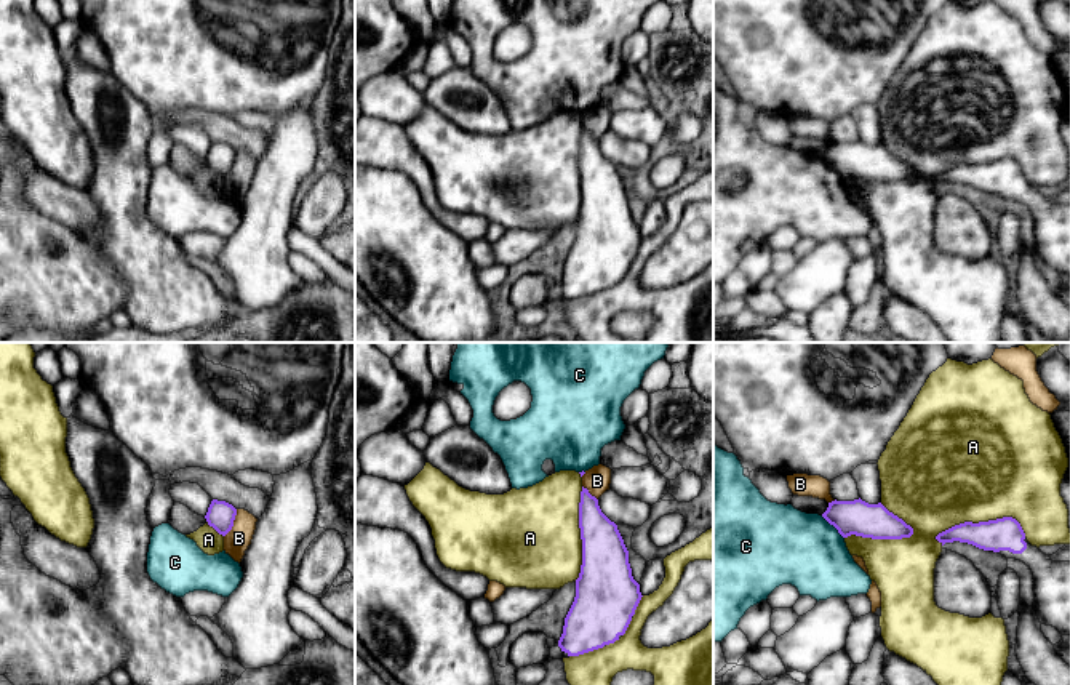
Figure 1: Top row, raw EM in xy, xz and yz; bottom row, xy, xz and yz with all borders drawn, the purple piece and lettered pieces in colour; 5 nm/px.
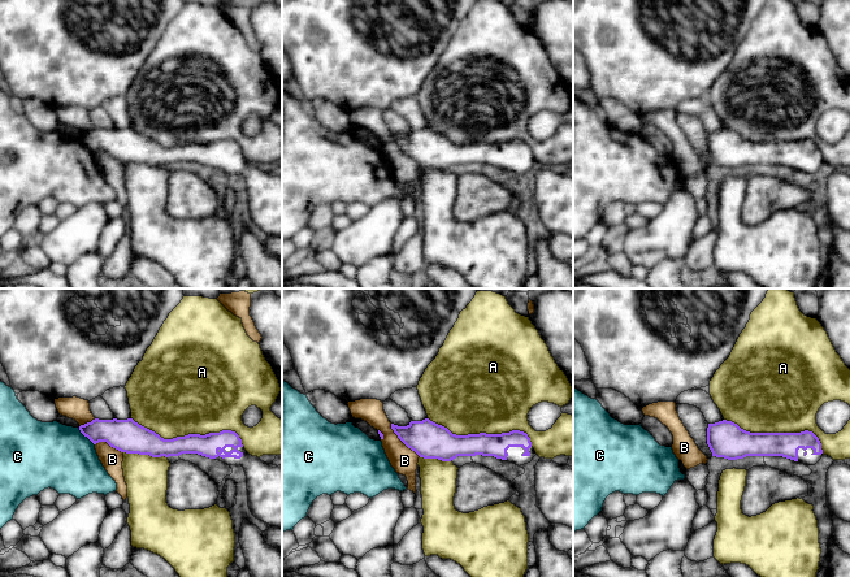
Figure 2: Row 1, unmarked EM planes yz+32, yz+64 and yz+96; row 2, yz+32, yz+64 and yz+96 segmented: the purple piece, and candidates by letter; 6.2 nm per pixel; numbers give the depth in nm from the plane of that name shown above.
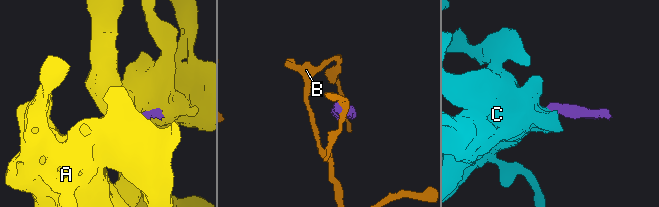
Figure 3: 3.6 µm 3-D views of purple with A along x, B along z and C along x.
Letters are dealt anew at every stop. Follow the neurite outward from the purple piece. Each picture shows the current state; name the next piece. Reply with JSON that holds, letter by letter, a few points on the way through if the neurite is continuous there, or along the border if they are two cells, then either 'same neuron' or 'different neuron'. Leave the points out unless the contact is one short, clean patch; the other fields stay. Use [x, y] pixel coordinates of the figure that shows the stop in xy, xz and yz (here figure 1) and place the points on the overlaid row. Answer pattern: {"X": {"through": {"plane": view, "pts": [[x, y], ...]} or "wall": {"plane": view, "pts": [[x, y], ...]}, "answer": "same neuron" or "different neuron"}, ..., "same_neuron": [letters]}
{"A": {"answer": "different neuron"}, "B": {"wall": {"plane": "xy", "pts": [[237, 509], [234, 525], [224, 536]]}, "answer": "different neuron"}, "C": {"wall": {"plane": "yz", "pts": [[821, 516], [843, 538]]}, "answer": "different neuron"}, "same_neuron": []}

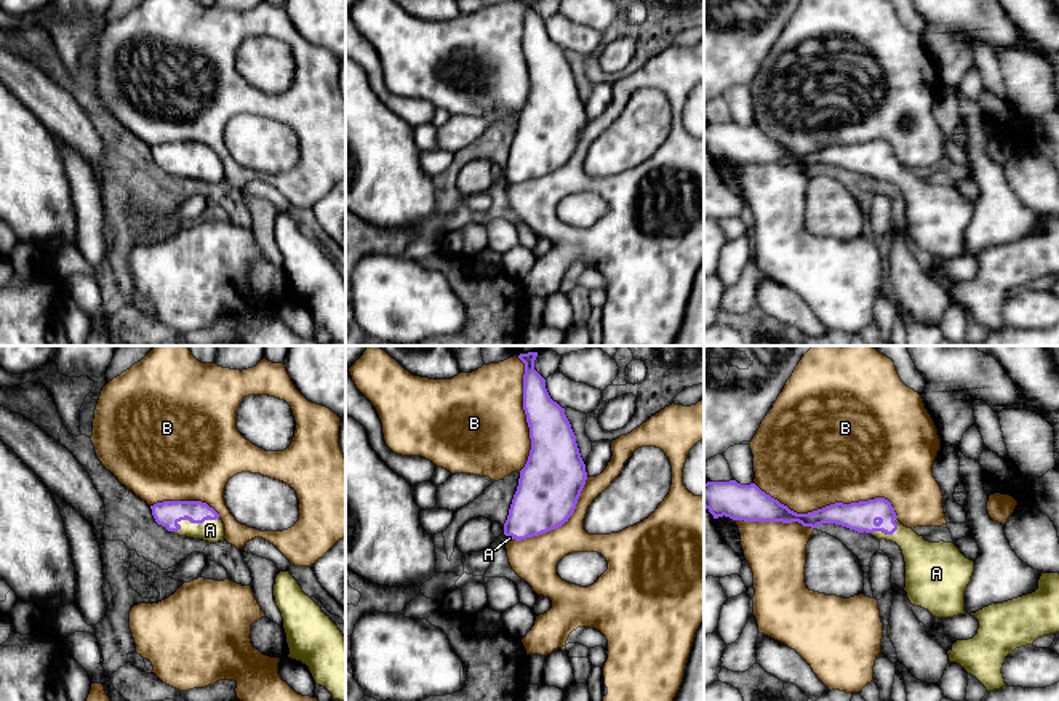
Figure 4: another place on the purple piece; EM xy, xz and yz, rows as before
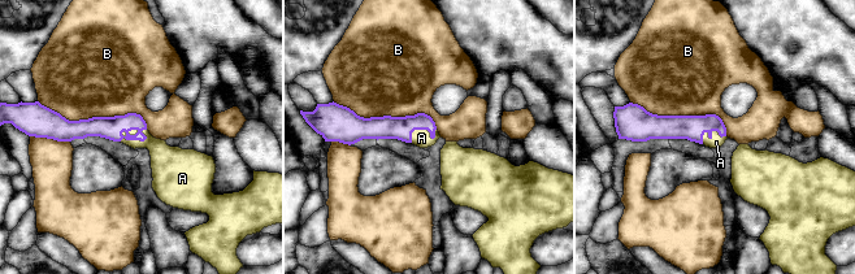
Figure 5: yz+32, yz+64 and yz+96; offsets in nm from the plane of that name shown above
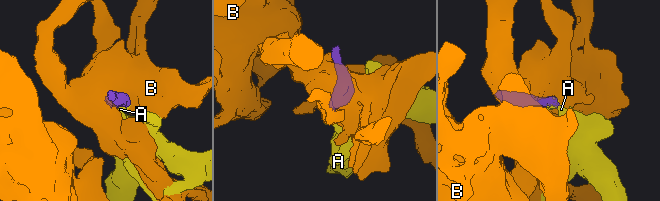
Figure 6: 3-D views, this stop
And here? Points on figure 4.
{"A": {"through": {"plane": "xy", "pts": [[167, 514], [192, 522], [202, 522], [210, 530]]}, "answer": "same neuron"}, "B": {"answer": "different neuron"}, "same_neuron": ["A"]}

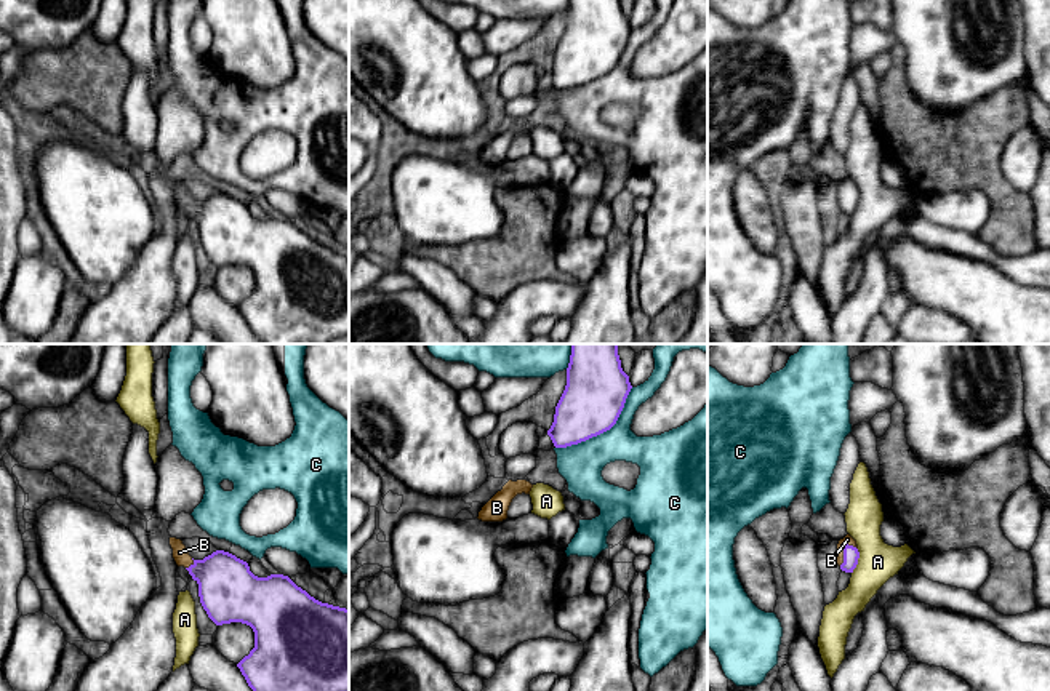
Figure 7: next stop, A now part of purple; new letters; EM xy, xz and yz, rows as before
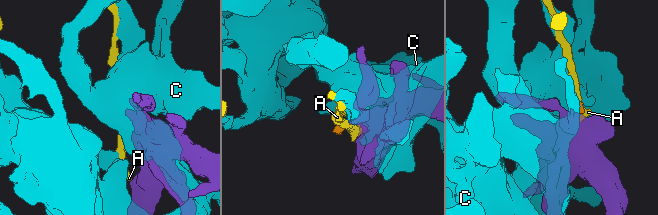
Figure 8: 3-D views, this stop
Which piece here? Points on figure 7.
{"A": {"wall": {"plane": "yz", "pts": [[858, 549], [858, 563], [852, 573]]}, "answer": "different neuron"}, "B": {"through": {"plane": "yz", "pts": [[850, 554], [844, 551], [847, 539]]}, "answer": "same neuron"}, "C": {"answer": "different neuron"}, "same_neuron": ["B"]}

